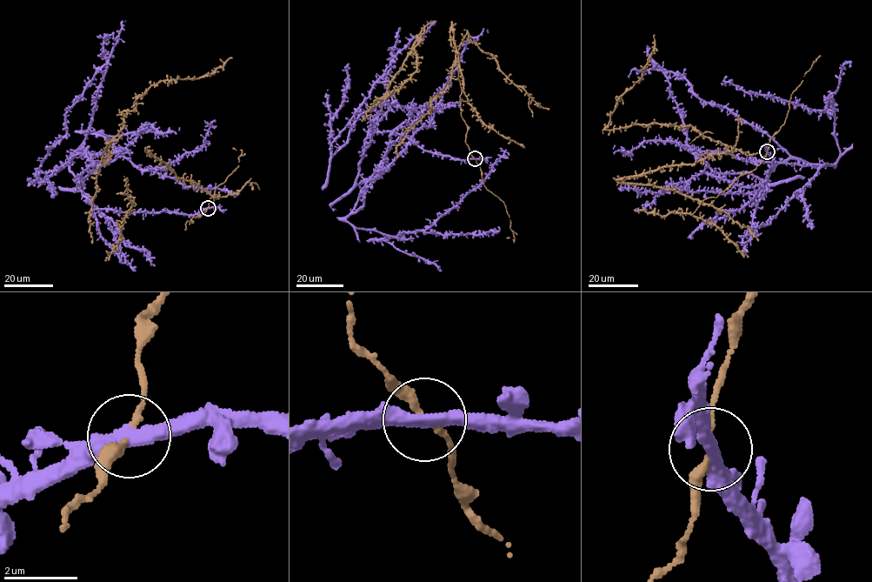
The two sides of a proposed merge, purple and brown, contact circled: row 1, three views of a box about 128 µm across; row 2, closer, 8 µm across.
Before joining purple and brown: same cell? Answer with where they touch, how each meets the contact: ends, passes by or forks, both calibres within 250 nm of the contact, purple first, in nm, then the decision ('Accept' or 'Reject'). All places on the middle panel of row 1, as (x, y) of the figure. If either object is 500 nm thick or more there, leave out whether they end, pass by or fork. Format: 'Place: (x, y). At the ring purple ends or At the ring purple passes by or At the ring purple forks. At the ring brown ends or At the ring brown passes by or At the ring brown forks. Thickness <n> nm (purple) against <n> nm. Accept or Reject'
Place: (475, 158). At the ring purple passes by. At the ring brown passes by. Thickness 360 nm (purple) against 200 nm. Reject

